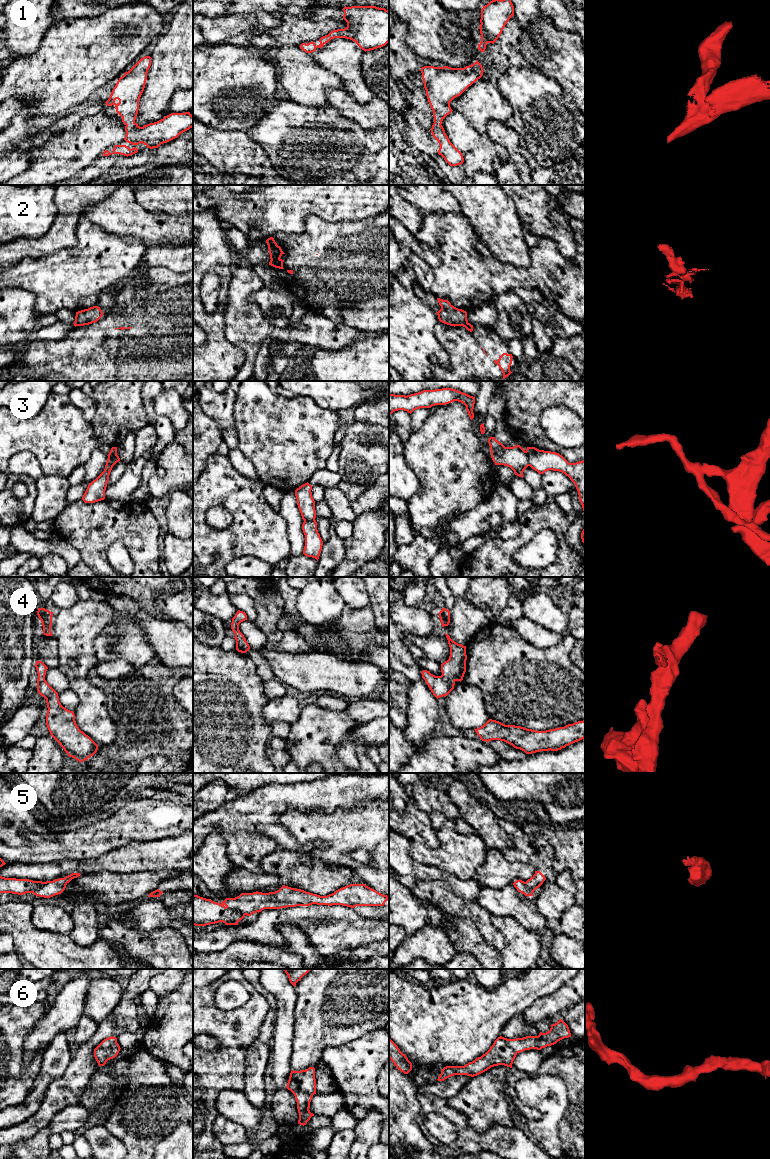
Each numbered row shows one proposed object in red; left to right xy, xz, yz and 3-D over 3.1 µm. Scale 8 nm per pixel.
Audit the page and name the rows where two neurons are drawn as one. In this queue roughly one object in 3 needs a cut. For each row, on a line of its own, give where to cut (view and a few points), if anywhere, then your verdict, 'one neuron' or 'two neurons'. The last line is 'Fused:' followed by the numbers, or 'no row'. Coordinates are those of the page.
1: cut none; one neuron
2: cut xz (279, 258), (271, 260); two neurons
3: cut yz (525, 451), (529, 465); two neurons
4: cut none; one neuron
5: cut xz (226, 906), (238, 910), (244, 915); two neurons
6: cut none; one neuron
Fused: 2, 3, 5

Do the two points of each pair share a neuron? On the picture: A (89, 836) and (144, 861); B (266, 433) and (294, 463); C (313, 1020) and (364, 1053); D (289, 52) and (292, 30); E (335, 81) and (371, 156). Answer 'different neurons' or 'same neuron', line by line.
A: different neurons
B: same neuron
C: different neurons
D: different neurons
E: different neurons

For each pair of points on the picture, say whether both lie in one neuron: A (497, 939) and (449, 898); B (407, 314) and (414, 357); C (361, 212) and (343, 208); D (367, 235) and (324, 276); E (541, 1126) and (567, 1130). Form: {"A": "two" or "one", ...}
{"A": "one", "B": "one", "C": "one", "D": "one", "E": "two"}

